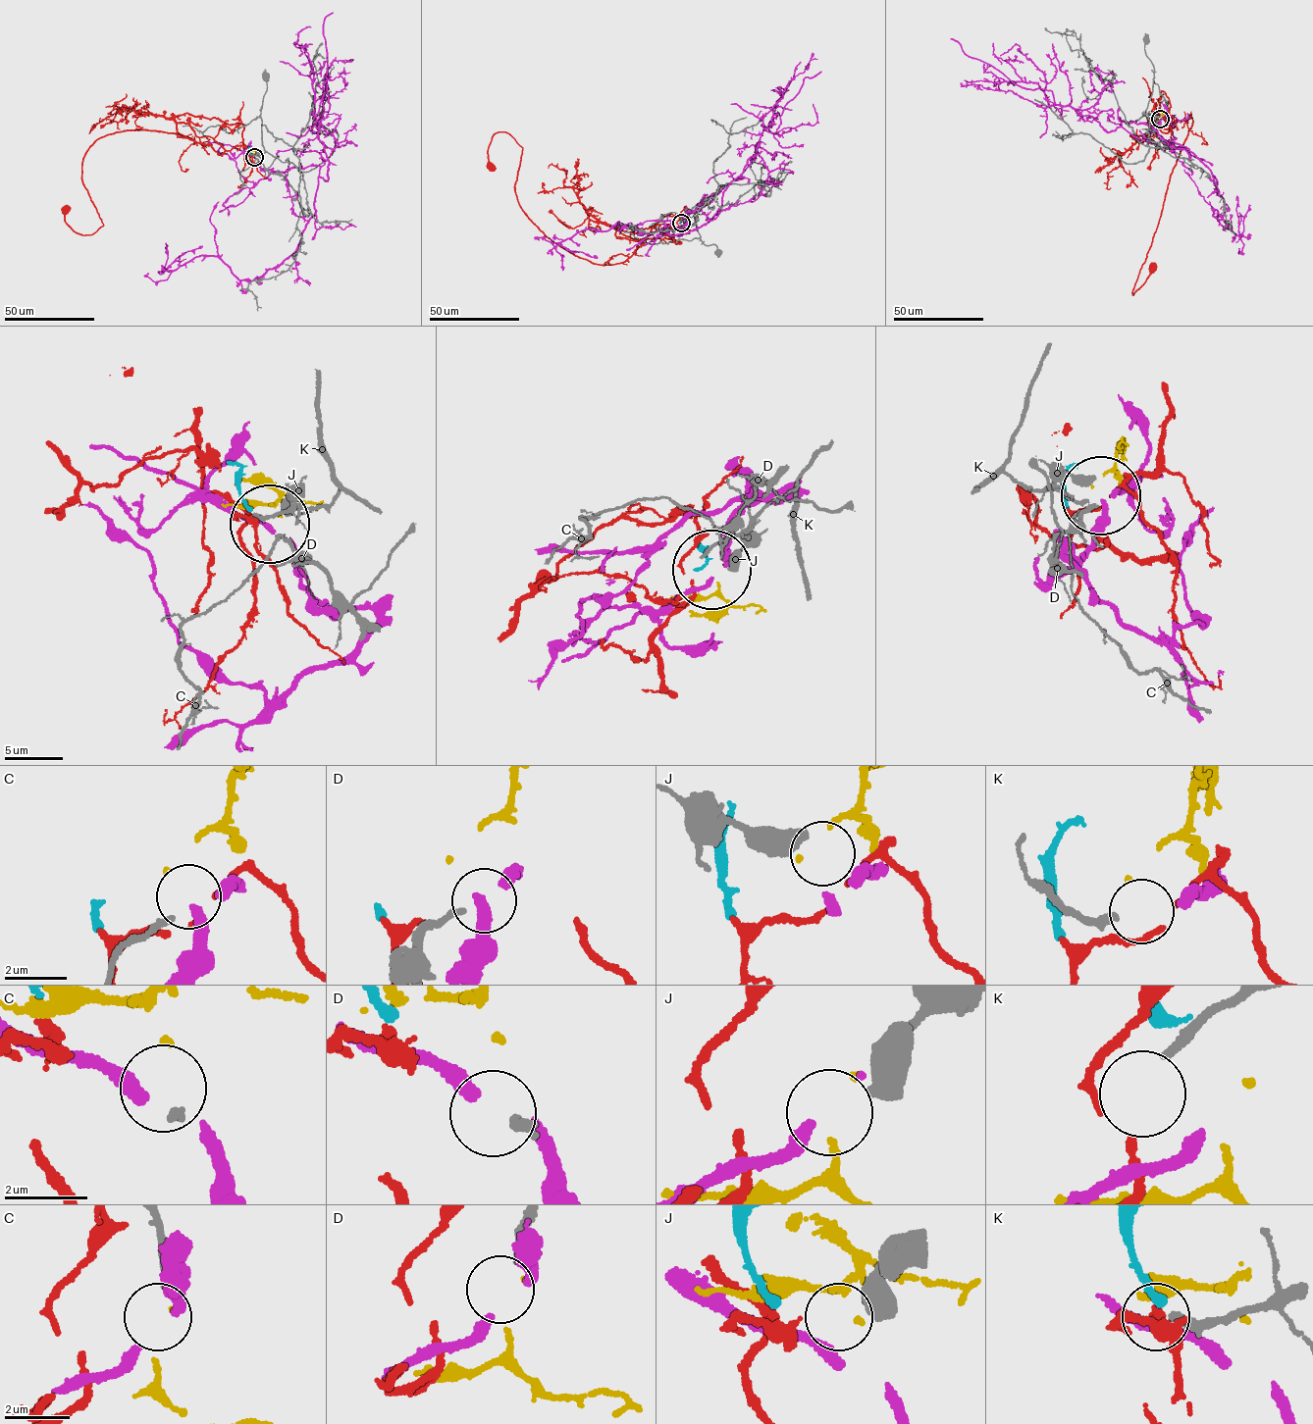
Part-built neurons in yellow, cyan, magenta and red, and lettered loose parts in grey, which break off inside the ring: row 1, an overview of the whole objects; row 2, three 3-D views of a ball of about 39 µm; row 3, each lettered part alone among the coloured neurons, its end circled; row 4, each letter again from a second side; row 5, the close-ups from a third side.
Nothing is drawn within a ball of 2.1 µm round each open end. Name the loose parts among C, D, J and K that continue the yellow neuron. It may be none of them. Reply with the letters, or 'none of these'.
none of these

